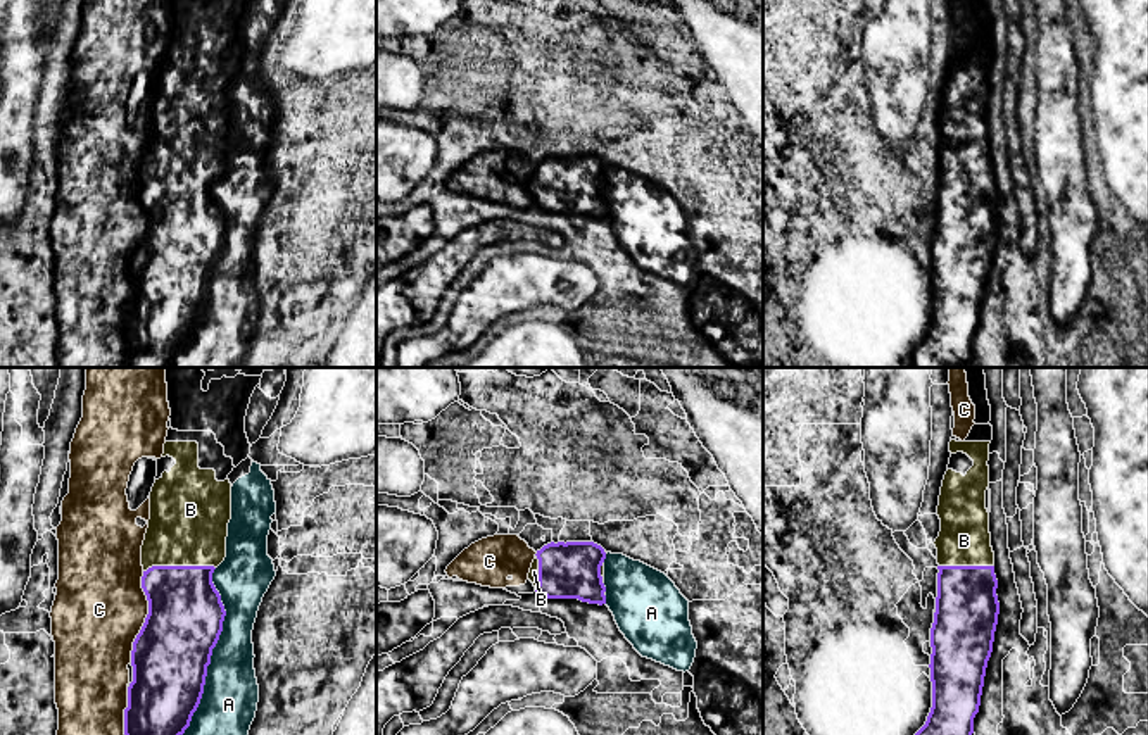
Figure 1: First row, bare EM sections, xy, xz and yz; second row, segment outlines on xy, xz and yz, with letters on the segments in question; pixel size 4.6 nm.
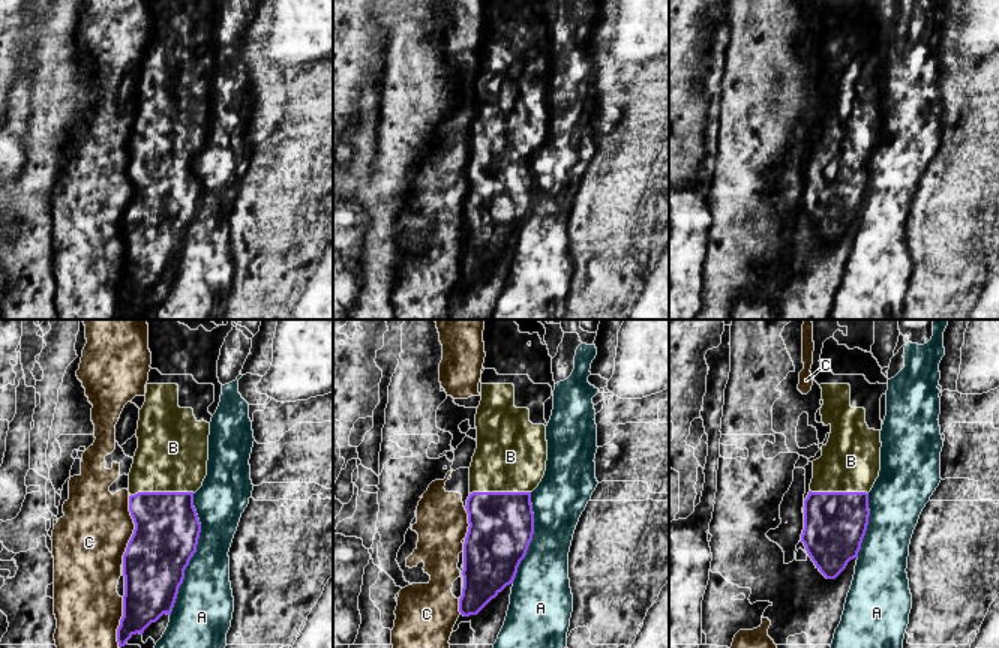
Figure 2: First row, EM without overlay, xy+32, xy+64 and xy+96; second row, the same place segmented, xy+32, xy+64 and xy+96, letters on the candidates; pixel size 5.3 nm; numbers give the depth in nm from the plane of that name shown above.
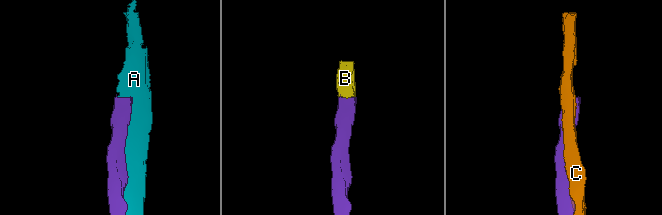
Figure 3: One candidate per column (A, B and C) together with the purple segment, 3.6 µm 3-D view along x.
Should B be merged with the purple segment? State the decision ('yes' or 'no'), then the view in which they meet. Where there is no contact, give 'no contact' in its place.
yes | xy

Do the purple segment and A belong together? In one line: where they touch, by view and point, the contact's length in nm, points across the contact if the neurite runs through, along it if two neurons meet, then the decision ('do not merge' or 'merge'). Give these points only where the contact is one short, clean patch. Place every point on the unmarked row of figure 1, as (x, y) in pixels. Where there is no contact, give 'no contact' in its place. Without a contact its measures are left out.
meets purple in xy at (209, 275); contact 900 nm long; do not merge

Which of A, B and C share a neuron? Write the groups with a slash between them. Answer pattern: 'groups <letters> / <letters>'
groups A / B / C

